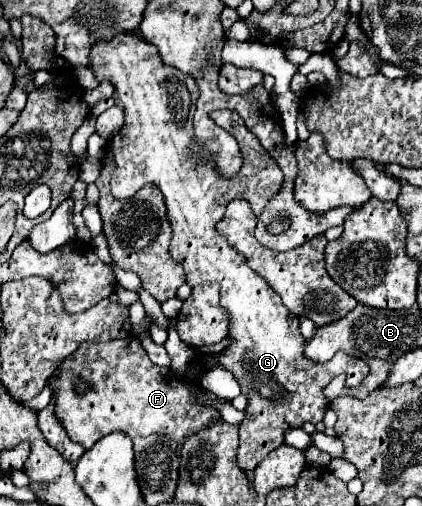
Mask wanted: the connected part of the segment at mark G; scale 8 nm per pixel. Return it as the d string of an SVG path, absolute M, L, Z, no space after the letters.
M117 35L111 43L99 41L91 49L91 69L99 81L109 79L113 81L119 99L125 107L125 125L123 129L113 137L111 141L111 153L115 159L115 171L111 175L111 191L115 197L133 197L141 185L153 183L161 189L167 205L167 219L173 229L173 239L169 245L169 253L175 261L179 261L187 273L187 283L191 287L217 281L221 283L221 307L229 313L229 335L233 337L231 345L221 353L219 363L235 375L235 379L241 385L241 391L247 395L247 409L245 409L245 421L239 427L239 449L237 449L237 465L243 471L251 471L257 467L257 463L271 453L273 449L283 445L283 435L287 429L303 427L305 423L319 423L325 417L325 409L329 405L327 397L323 395L323 389L341 373L347 375L347 387L355 387L363 381L363 377L369 373L369 367L363 359L351 357L343 351L336 353L328 363L315 363L303 357L305 339L299 333L299 319L291 317L287 307L281 303L279 295L269 287L269 283L257 275L243 255L237 255L235 249L225 241L225 237L219 235L217 223L223 219L223 211L231 199L245 199L255 209L255 213L261 213L261 209L269 203L269 199L279 191L283 183L283 173L275 159L261 147L259 139L249 131L245 135L245 123L235 111L213 111L211 119L229 131L231 119L235 119L235 139L239 143L241 155L243 155L243 167L239 169L239 175L233 175L231 179L223 179L217 175L215 167L211 167L211 159L207 159L207 151L195 143L193 135L193 113L195 103L199 97L199 89L193 77L183 75L175 67L165 67L159 59L157 49L147 43L143 37L137 35Z

